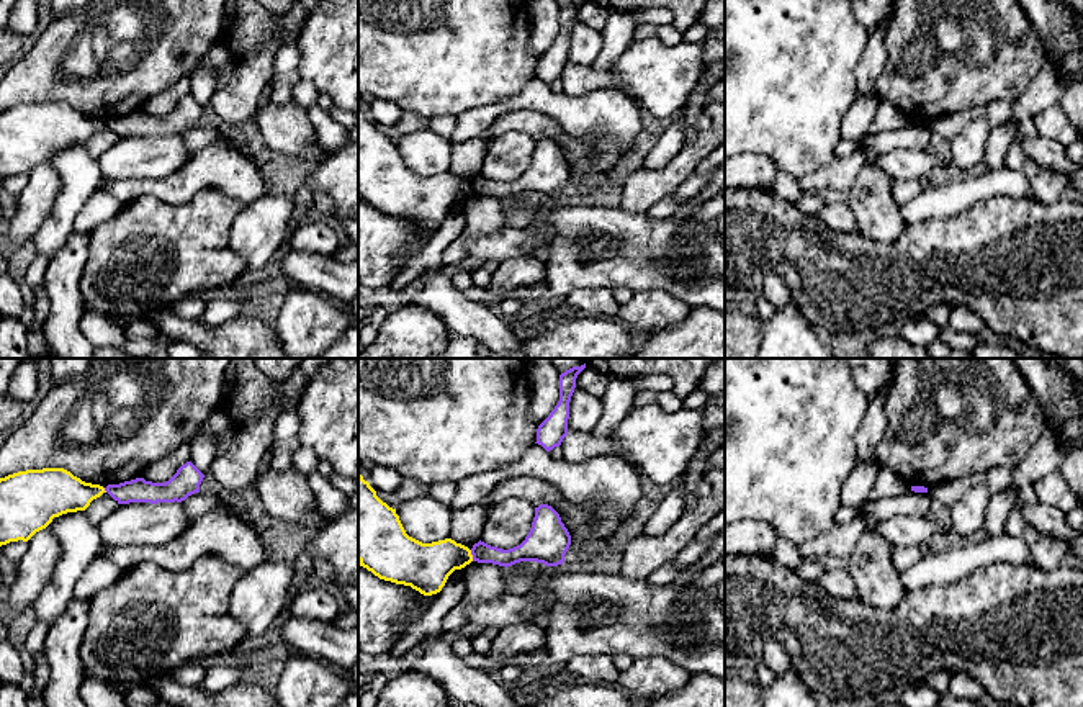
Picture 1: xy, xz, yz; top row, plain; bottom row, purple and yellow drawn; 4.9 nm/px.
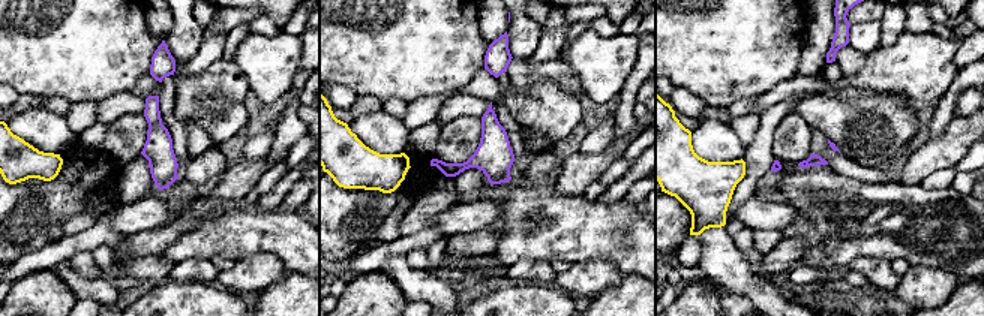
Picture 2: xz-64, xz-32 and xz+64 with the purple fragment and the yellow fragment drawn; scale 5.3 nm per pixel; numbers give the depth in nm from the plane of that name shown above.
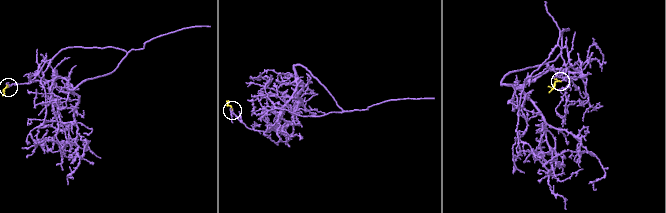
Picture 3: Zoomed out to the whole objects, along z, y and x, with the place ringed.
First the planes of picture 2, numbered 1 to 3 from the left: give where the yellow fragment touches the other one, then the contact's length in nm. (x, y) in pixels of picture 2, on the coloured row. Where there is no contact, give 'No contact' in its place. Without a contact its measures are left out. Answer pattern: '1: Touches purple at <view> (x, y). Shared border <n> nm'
1: No contact
2: No contact
3: No contact

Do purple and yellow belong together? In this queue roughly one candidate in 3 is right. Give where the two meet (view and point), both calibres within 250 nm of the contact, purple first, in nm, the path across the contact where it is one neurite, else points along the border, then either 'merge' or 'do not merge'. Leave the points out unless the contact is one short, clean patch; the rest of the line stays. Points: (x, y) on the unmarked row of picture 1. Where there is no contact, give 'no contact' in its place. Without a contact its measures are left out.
contact xz (471, 187); calibres 100 and 240 nm; border xz (470, 184), (473, 193); do not merge

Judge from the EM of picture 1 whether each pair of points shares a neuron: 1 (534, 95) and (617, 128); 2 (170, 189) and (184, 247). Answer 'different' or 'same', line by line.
1: same
2: different

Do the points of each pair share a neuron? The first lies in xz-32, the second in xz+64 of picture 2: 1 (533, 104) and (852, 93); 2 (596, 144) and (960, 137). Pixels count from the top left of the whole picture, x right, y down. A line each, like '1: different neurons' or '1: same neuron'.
1: same neuron
2: different neurons

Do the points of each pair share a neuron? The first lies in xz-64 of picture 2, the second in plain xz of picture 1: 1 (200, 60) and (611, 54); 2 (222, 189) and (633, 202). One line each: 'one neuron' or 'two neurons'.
1: one neuron
2: one neuron

